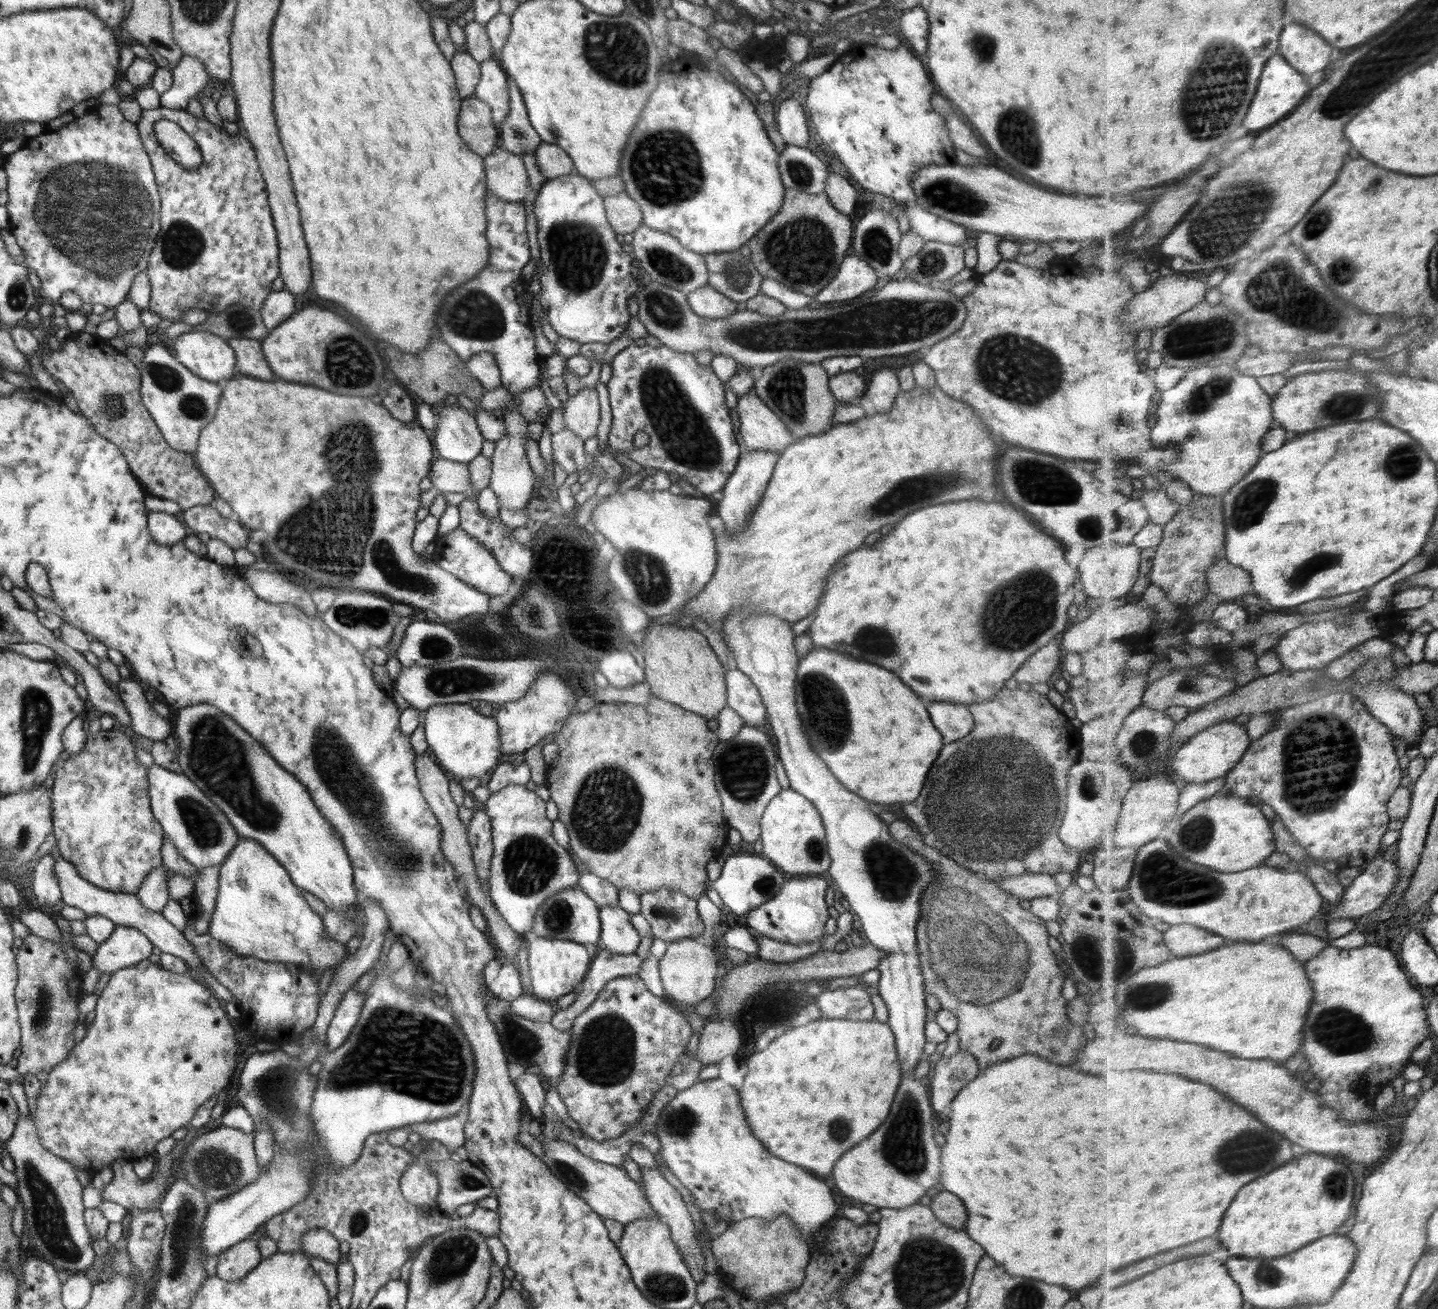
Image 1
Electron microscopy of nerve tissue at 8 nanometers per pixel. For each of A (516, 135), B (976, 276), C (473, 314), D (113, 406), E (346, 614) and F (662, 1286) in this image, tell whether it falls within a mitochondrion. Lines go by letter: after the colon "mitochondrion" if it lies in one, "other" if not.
A: mitochondrion
B: other
C: mitochondrion
D: mitochondrion
E: mitochondrion
F: mitochondrion

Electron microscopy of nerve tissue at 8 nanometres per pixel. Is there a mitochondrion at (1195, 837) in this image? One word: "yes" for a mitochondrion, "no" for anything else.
yes

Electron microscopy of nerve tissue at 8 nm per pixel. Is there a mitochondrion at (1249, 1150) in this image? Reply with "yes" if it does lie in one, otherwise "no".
yes

